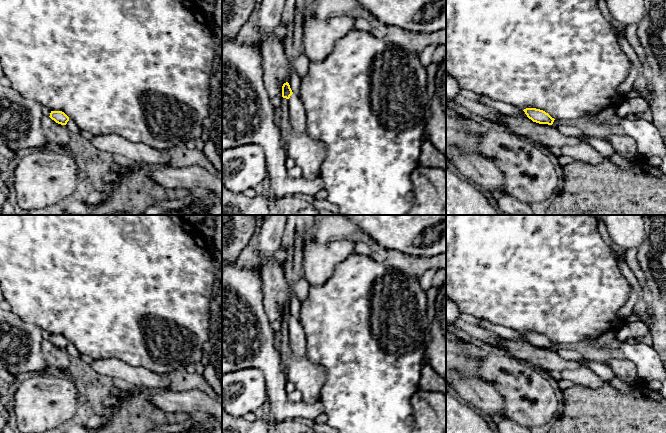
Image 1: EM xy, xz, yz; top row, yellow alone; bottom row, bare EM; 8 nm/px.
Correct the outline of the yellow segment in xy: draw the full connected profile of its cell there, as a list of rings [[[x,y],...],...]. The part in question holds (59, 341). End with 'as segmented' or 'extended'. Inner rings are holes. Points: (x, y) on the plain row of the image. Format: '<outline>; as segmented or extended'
[[[51,335],[49,341],[61,349],[66,349],[69,345],[69,341],[62,335]]]; as segmented

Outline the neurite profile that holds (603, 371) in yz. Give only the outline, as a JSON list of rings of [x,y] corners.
[[[561,347],[558,354],[565,360],[573,360],[581,363],[581,366],[593,370],[605,383],[615,383],[615,374],[610,366],[598,362],[590,361],[586,358],[586,353],[578,347]]]

